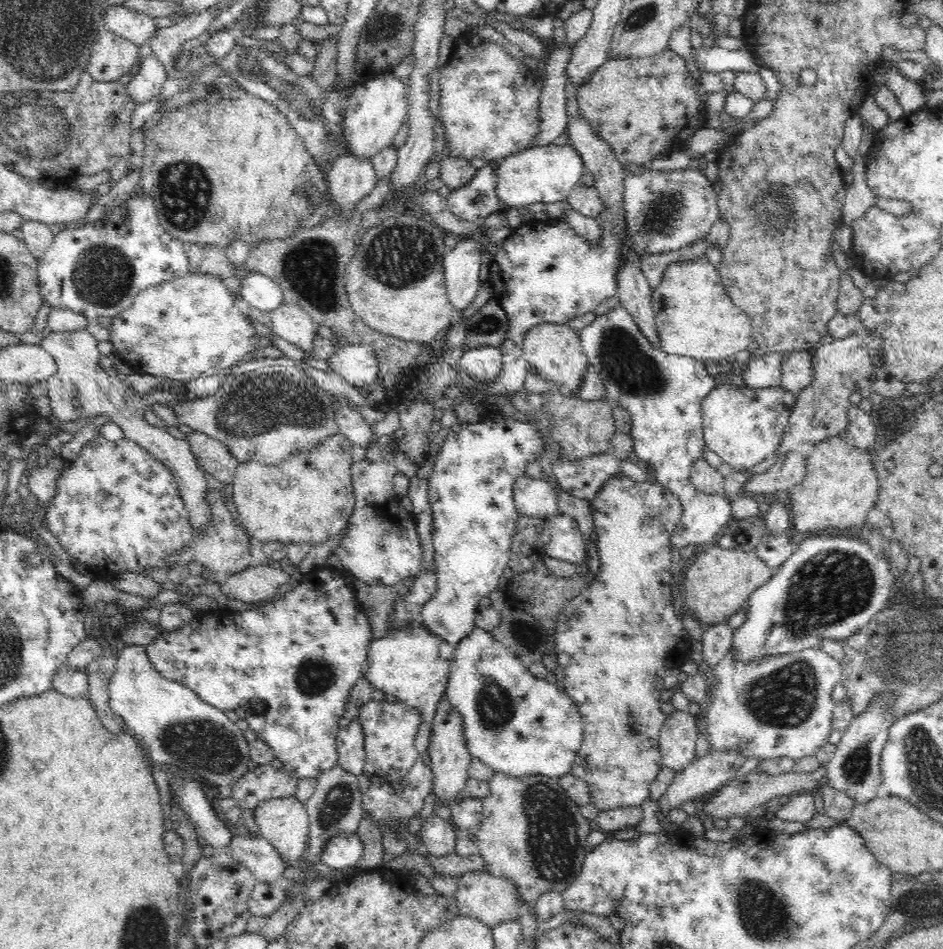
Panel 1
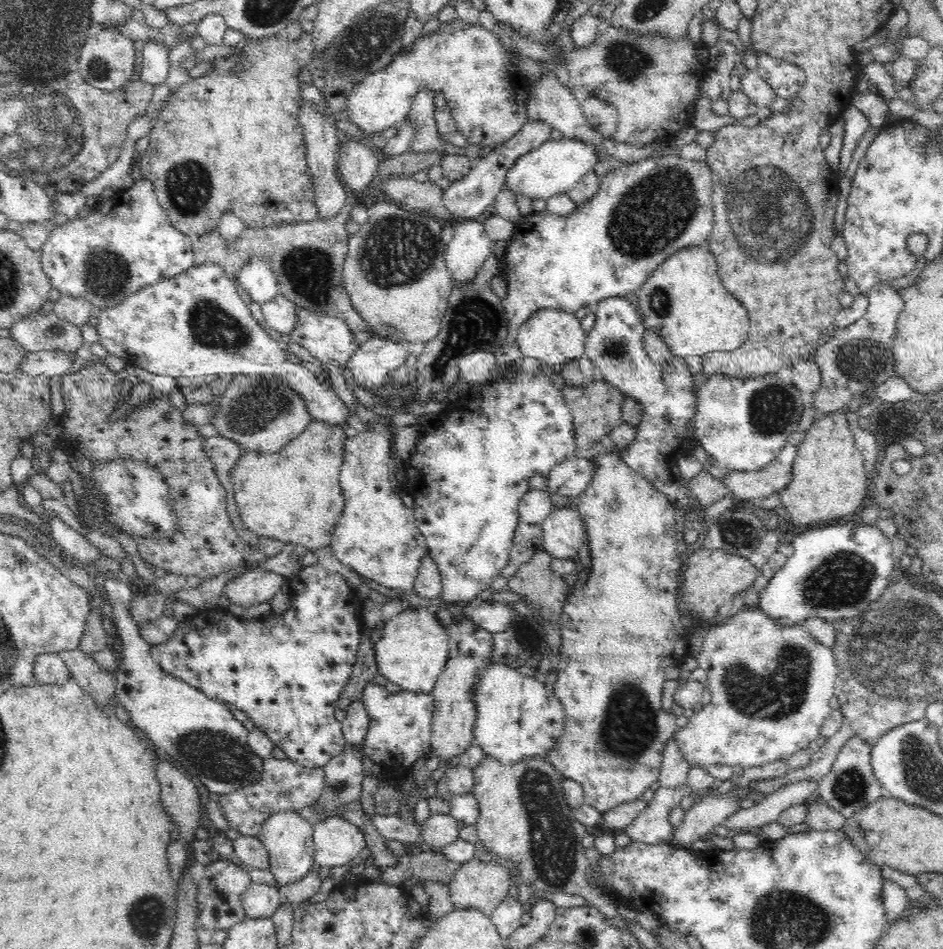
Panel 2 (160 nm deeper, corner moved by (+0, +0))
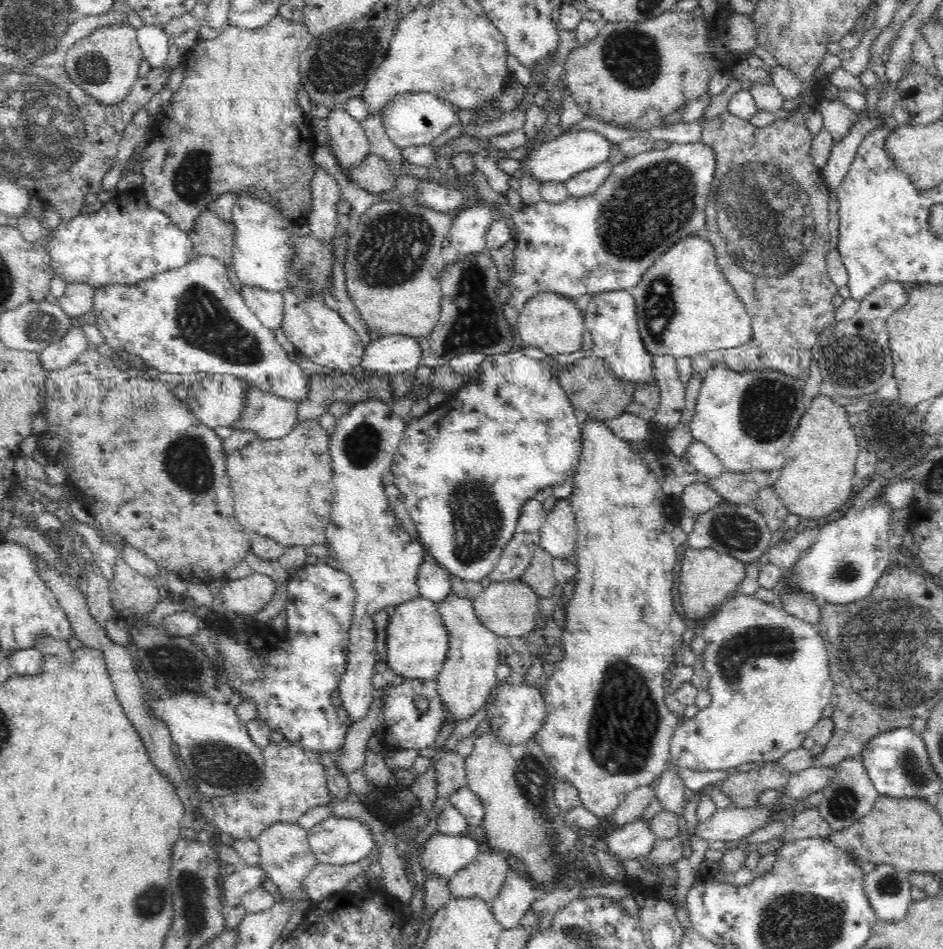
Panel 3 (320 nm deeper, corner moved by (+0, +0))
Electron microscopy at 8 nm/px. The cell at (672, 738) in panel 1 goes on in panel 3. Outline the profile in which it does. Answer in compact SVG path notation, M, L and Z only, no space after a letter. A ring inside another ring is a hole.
M672 766L663 772L655 783L655 796L660 800L663 810L680 816L684 810L684 781Z

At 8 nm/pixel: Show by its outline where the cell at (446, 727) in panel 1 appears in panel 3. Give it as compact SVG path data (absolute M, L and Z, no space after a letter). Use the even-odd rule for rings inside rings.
M450 594L446 600L437 604L437 612L449 634L449 651L436 679L436 688L442 704L448 709L448 719L452 717L456 724L476 714L497 684L496 666L501 638L481 623L475 613L473 600Z

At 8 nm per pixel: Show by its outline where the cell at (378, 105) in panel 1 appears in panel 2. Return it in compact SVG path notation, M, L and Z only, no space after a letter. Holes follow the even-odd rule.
M442 21L434 35L427 36L424 32L418 36L412 48L401 50L390 64L374 74L369 74L362 82L352 89L348 95L349 120L358 126L360 132L364 134L378 134L386 128L396 127L404 122L411 112L411 105L414 103L414 96L422 90L429 88L434 92L442 92L448 104L449 113L457 124L458 131L466 136L473 152L484 146L498 147L510 140L528 122L528 87L526 76L519 74L518 67L507 54L502 42L494 36L492 32L482 27L480 24L471 26L464 22L452 22L446 24Z

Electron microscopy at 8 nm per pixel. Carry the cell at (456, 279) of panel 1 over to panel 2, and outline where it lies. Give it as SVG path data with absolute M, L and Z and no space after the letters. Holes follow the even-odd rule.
M457 219L452 223L452 228L454 235L446 245L444 260L453 282L465 285L473 281L478 270L483 267L484 261L493 255L493 240L486 233L482 219Z

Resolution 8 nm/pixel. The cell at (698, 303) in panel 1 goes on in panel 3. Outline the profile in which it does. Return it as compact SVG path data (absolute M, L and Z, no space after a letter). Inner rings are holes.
M692 233L673 245L654 261L643 274L642 280L630 290L636 301L638 328L649 355L671 354L675 358L695 358L701 353L728 350L746 344L752 334L750 315L722 274L713 244L706 240L704 234Z

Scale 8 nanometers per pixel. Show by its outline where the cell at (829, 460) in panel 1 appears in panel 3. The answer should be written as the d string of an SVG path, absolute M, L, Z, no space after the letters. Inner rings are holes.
M819 394L809 404L810 408L800 417L792 435L786 465L781 469L774 488L789 513L797 515L800 520L819 520L851 504L852 479L856 475L861 448L853 425L848 421L848 403Z

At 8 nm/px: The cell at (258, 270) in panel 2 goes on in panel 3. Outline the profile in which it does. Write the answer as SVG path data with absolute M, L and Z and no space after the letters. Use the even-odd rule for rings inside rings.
M251 195L236 196L232 207L233 266L244 285L267 291L282 291L289 285L288 268L295 258L290 237L292 224L276 209L276 205L262 202Z

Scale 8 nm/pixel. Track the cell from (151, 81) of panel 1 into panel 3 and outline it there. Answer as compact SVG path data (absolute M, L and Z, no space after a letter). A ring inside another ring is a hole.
M142 25L137 30L137 40L143 58L152 68L164 67L168 58L170 40L164 28L156 25Z

